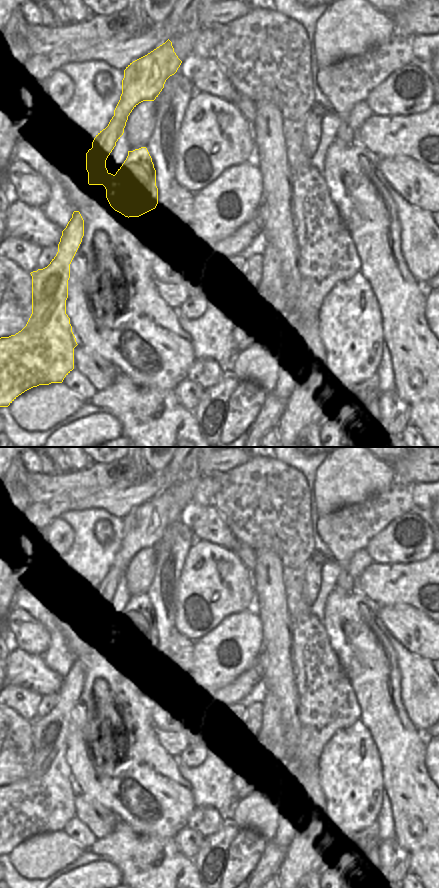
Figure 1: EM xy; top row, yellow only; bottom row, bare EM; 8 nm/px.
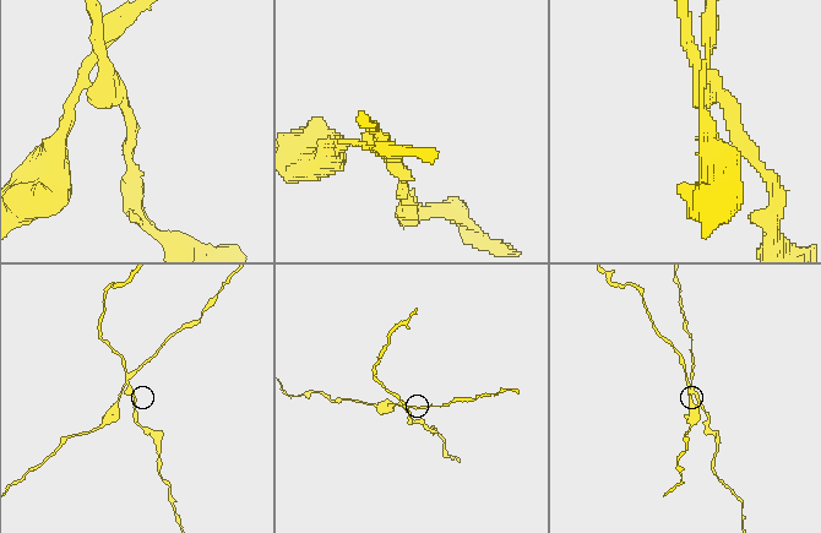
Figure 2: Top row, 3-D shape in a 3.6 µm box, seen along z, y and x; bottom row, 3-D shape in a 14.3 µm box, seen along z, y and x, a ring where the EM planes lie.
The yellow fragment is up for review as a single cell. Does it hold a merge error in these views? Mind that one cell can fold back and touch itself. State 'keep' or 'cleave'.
cleave

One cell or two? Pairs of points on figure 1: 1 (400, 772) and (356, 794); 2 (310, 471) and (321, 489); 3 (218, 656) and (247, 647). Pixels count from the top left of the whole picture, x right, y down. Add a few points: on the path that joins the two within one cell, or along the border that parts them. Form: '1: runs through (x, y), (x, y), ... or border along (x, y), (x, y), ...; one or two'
1: border along (379, 759), (384, 792); two
2: border along (325, 457), (316, 472), (314, 480), (315, 501); two
3: runs through (225, 653), (232, 647), (240, 647); one

